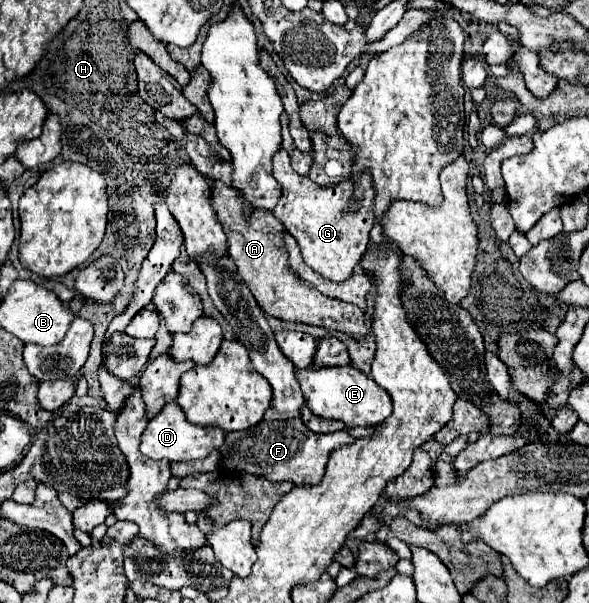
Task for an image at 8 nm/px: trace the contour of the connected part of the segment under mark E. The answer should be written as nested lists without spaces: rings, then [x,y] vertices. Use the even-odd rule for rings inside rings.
[[[351,364],[339,368],[303,368],[299,370],[299,384],[307,396],[307,406],[317,416],[343,420],[345,426],[377,426],[391,414],[389,394]]]

